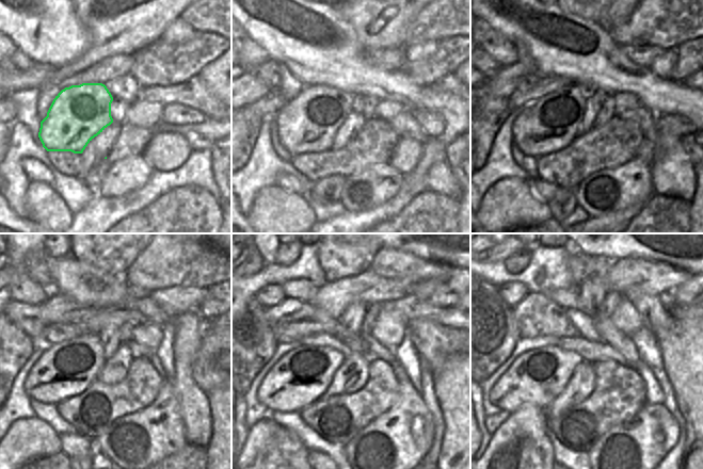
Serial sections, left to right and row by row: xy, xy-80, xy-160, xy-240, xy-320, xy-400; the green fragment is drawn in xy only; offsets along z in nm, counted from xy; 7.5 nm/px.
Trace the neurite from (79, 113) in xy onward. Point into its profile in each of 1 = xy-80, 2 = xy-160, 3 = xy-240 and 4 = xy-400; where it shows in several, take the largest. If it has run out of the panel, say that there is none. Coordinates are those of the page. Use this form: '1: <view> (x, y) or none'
1: xy-80 (307, 124)
2: xy-160 (548, 125)
3: xy-240 (66, 369)
4: xy-400 (538, 376)

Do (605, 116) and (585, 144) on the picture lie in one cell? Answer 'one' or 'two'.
two

